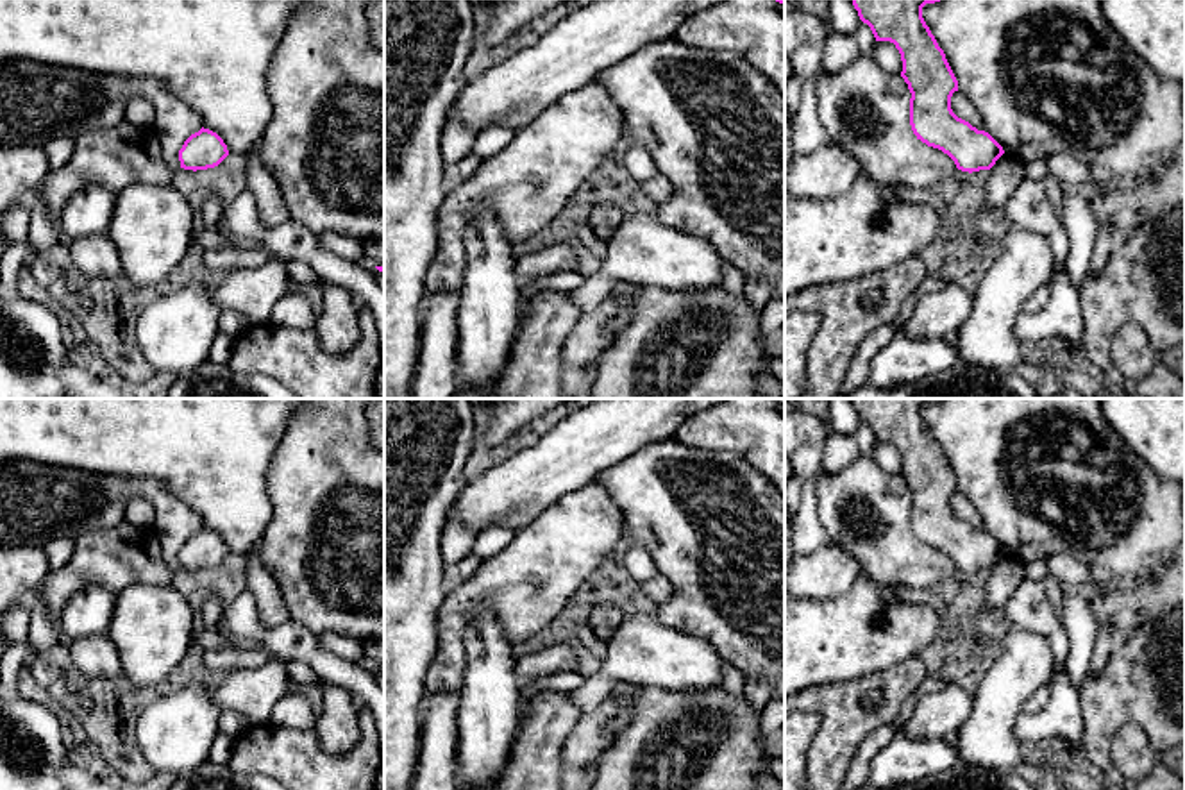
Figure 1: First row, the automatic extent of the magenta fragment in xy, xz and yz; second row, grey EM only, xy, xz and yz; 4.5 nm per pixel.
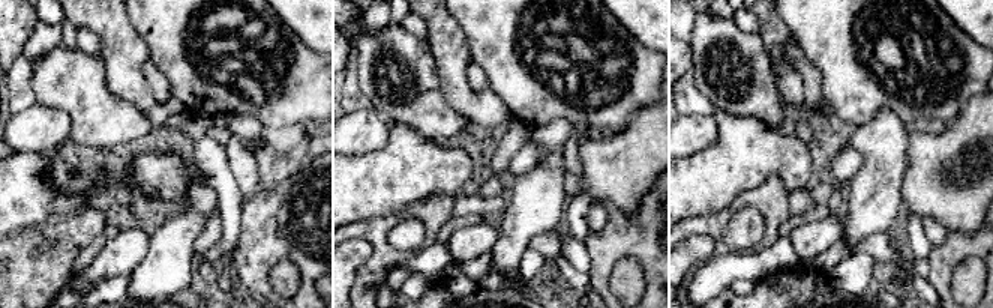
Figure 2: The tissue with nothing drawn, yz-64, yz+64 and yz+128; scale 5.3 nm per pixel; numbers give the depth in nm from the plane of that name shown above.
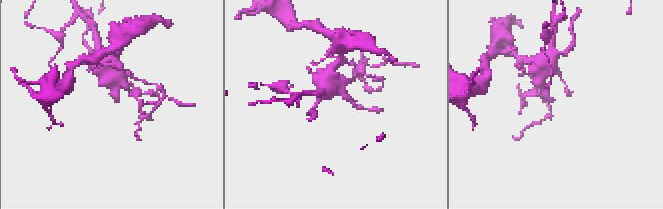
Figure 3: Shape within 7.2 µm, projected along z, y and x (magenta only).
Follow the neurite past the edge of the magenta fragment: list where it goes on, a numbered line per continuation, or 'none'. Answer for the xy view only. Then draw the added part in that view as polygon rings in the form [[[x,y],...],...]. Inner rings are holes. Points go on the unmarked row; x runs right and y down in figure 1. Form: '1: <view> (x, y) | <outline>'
none

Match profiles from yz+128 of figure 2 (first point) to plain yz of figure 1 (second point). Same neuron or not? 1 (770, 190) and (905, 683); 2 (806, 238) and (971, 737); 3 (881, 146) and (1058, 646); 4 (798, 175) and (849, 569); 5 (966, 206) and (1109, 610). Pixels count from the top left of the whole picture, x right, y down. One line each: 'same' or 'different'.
1: same
2: different
3: different
4: different
5: same

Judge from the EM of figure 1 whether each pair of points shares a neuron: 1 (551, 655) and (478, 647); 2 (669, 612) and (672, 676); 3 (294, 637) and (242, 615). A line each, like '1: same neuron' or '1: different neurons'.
1: different neurons
2: different neurons
3: same neuron

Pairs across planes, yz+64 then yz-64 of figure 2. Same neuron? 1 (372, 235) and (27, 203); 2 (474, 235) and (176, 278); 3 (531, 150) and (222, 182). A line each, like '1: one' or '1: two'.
1: two
2: two
3: one

